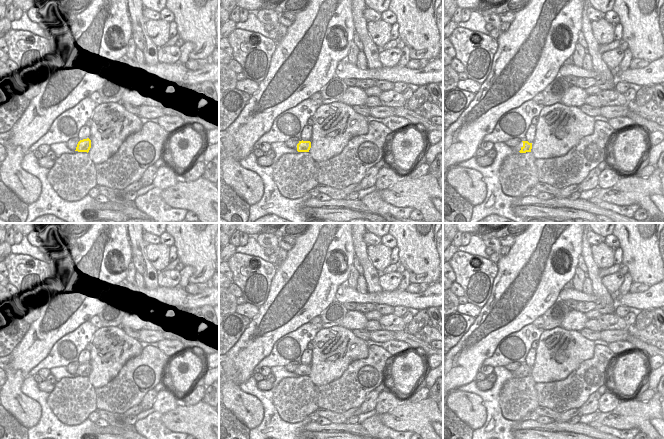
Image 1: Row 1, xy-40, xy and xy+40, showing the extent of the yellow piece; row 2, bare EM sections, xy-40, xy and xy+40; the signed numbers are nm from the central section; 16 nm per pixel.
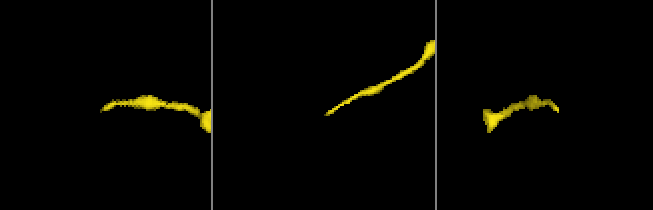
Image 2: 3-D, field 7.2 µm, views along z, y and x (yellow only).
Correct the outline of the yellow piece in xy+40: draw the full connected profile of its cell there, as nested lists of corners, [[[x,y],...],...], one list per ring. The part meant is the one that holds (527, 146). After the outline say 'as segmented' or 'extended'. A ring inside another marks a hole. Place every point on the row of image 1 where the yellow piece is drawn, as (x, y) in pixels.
[[[521,141],[518,145],[511,148],[514,152],[520,152],[520,153],[531,152],[532,143],[529,143],[528,141]]]; extended

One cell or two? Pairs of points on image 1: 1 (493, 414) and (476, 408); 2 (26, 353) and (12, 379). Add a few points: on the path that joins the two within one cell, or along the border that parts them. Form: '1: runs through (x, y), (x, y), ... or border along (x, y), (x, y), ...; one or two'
1: border along (473, 392), (481, 398), (486, 413), (480, 428); two
2: border along (10, 367), (19, 369), (25, 377); two

